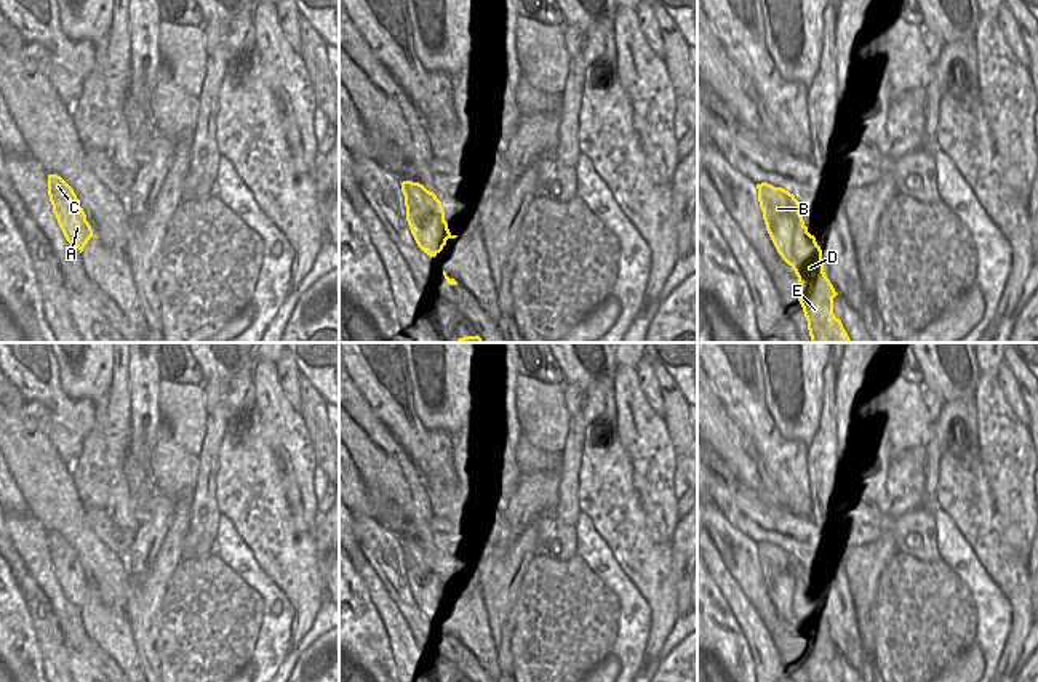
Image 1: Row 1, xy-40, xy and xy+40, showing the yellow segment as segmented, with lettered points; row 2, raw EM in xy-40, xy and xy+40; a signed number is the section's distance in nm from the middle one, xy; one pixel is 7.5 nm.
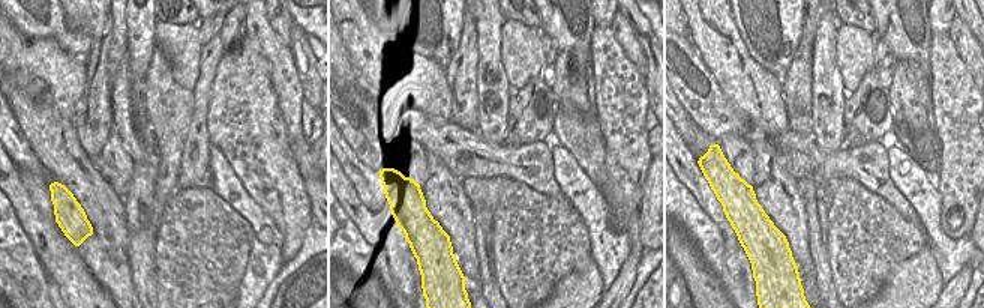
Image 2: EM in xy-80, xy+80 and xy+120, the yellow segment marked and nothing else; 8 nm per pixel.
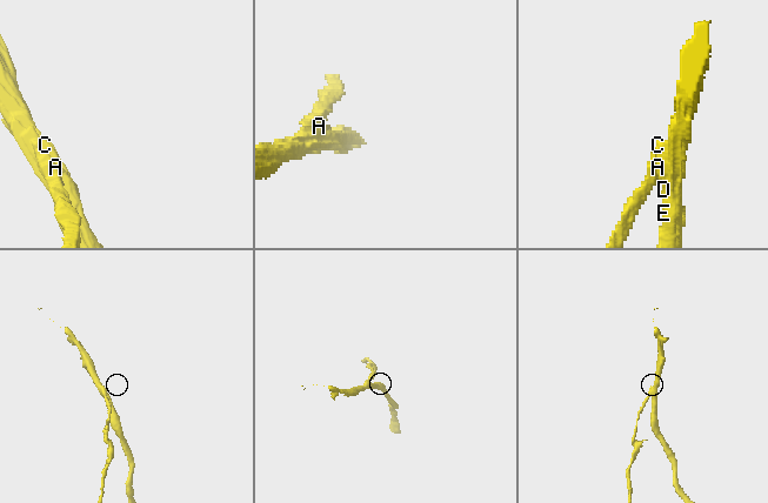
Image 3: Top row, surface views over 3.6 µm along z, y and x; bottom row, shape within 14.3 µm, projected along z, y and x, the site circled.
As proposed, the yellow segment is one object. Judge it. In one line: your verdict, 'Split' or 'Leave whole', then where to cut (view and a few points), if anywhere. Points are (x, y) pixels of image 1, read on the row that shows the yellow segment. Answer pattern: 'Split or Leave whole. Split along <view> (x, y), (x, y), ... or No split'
Split. Split along xy (440, 205), (435, 205), (427, 215), (429, 224), (439, 236).

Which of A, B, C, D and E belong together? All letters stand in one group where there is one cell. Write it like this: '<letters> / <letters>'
A / B C D E

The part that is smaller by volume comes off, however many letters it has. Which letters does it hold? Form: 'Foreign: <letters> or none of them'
Foreign: A

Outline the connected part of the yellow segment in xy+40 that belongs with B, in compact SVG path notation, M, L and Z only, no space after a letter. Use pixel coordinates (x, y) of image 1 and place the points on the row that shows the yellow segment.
M768 183L757 184L766 231L782 259L798 277L798 301L808 320L811 343L851 343L833 314L838 295L824 272L822 250L801 221L793 194Z

